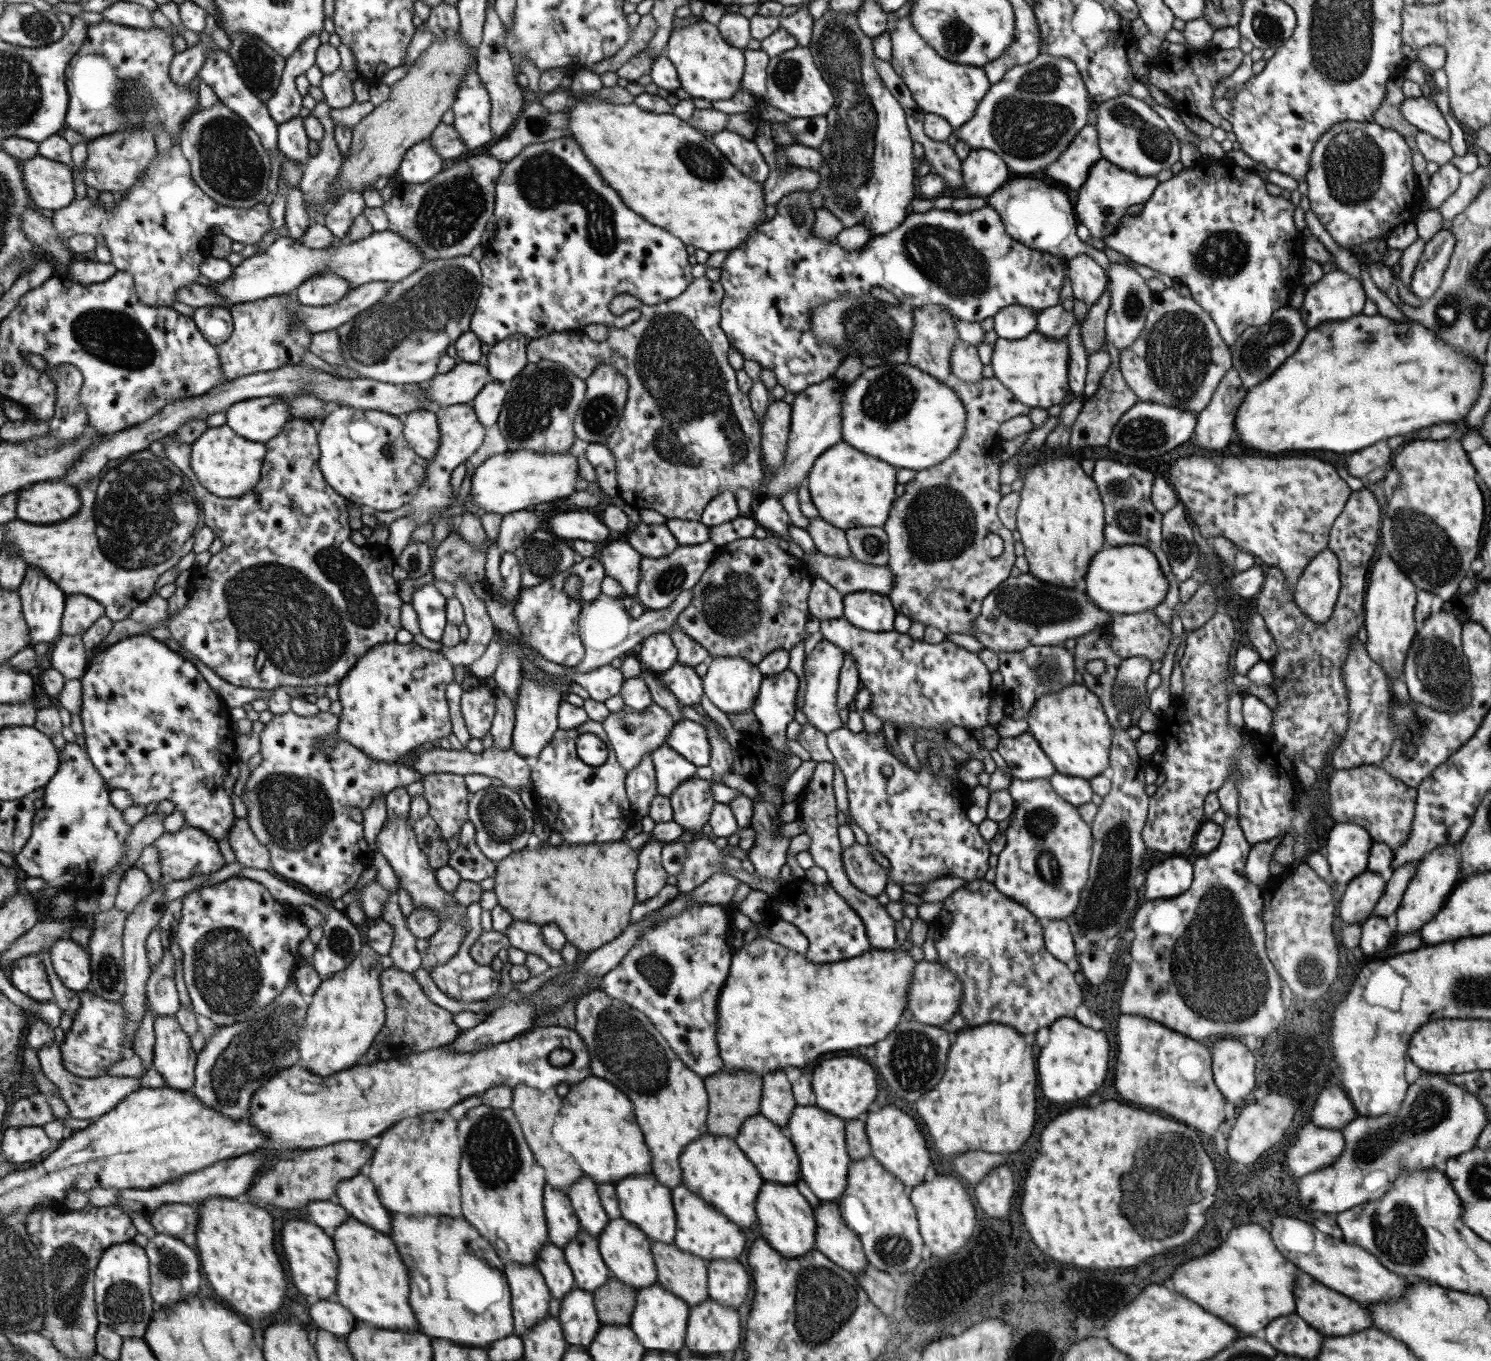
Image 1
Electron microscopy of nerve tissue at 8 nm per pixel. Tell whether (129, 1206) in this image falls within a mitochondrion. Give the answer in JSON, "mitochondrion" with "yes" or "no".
{"mitochondrion":"no"}

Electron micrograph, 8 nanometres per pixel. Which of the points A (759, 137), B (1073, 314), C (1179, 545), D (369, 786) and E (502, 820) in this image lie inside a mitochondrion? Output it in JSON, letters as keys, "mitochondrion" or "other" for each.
{"A":"other","B":"other","C":"mitochondrion","D":"other","E":"mitochondrion"}

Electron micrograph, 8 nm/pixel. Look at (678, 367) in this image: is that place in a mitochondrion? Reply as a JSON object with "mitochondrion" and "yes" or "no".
{"mitochondrion":"yes"}

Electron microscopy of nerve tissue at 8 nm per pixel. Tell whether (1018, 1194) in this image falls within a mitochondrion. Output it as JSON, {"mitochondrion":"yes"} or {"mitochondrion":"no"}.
{"mitochondrion":"no"}

